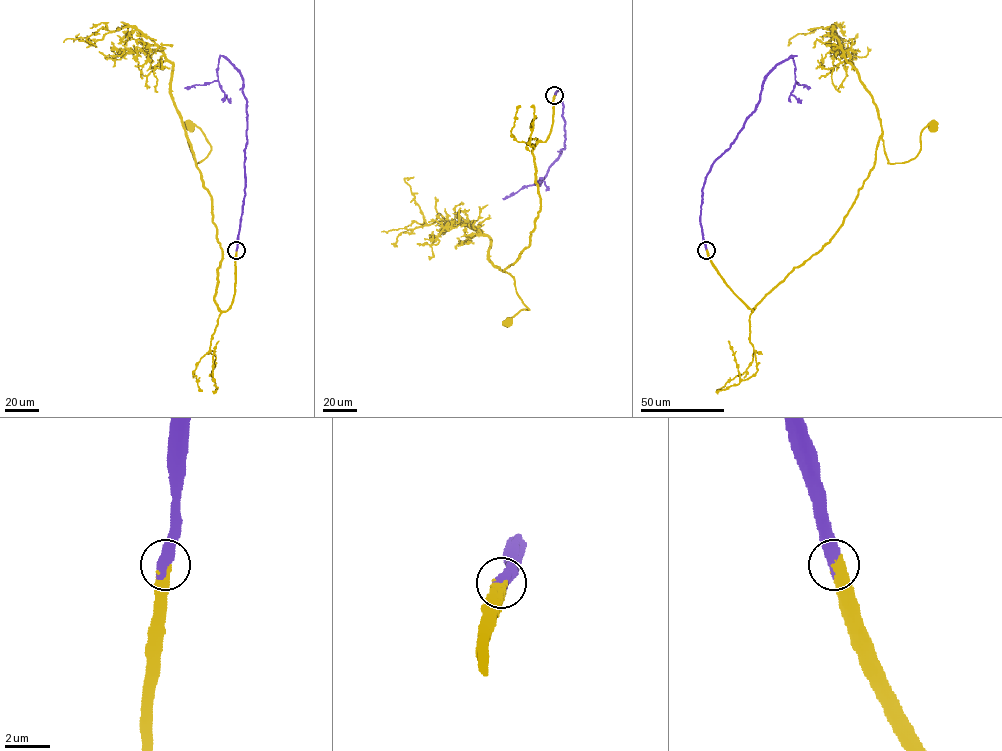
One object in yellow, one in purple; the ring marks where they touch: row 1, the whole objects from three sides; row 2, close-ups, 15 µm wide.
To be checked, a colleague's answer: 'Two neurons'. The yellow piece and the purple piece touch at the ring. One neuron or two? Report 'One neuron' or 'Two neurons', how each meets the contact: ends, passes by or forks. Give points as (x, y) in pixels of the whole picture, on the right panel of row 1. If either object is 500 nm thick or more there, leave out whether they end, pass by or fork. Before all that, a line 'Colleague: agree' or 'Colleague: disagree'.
Colleague: disagree
One neuron

